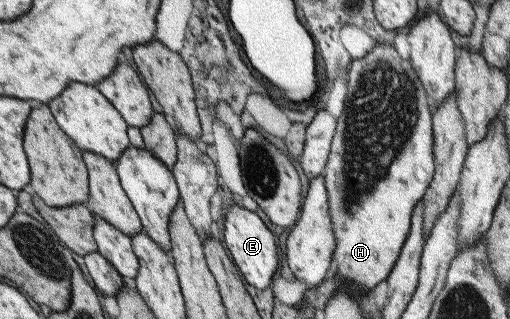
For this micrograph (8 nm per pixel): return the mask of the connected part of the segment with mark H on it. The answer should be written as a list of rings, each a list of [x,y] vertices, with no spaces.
[[[378,43],[363,58],[352,60],[347,73],[345,114],[336,118],[335,132],[324,166],[326,188],[331,188],[331,216],[339,228],[336,274],[347,278],[355,290],[367,292],[388,278],[409,233],[414,206],[422,200],[434,173],[431,111],[425,88],[409,59],[397,55],[393,45]]]

